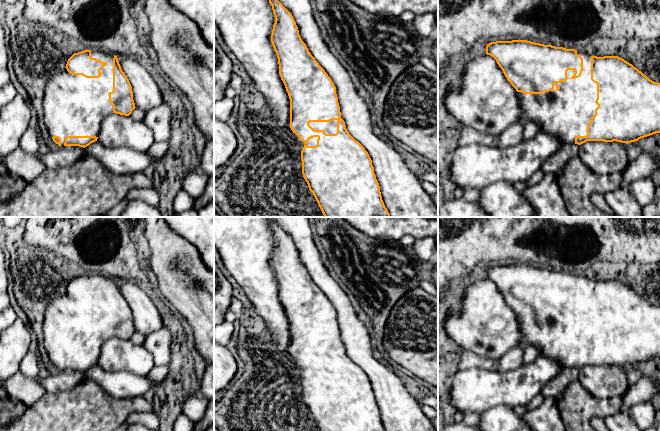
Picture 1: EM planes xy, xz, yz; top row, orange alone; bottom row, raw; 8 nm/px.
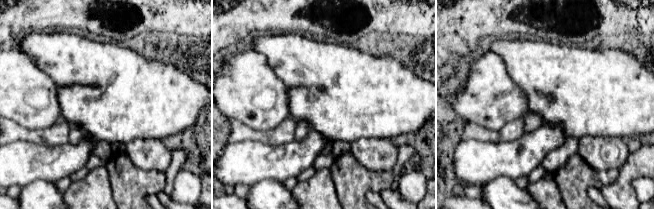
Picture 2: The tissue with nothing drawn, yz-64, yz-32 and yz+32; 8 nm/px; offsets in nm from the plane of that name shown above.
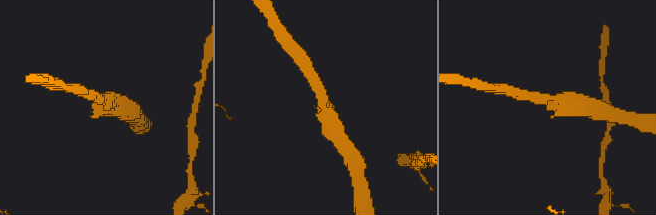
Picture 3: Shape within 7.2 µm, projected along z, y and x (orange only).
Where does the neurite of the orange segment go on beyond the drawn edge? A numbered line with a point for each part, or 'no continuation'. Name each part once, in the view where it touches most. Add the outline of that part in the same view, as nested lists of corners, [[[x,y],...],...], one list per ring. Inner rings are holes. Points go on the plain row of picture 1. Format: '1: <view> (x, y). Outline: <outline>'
1: xz (245, 245). Outline: [[[214,217],[214,247],[226,270],[265,321],[276,351],[289,359],[302,375],[305,367],[290,352],[290,323],[281,304],[278,282],[271,266],[275,241],[266,217]]]

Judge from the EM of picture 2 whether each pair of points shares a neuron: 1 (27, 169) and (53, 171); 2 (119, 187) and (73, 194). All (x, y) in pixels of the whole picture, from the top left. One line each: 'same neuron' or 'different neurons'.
1: same neuron
2: different neurons

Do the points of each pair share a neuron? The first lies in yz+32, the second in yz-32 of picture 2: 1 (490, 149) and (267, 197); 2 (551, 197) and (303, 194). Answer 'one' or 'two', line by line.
1: two
2: one

